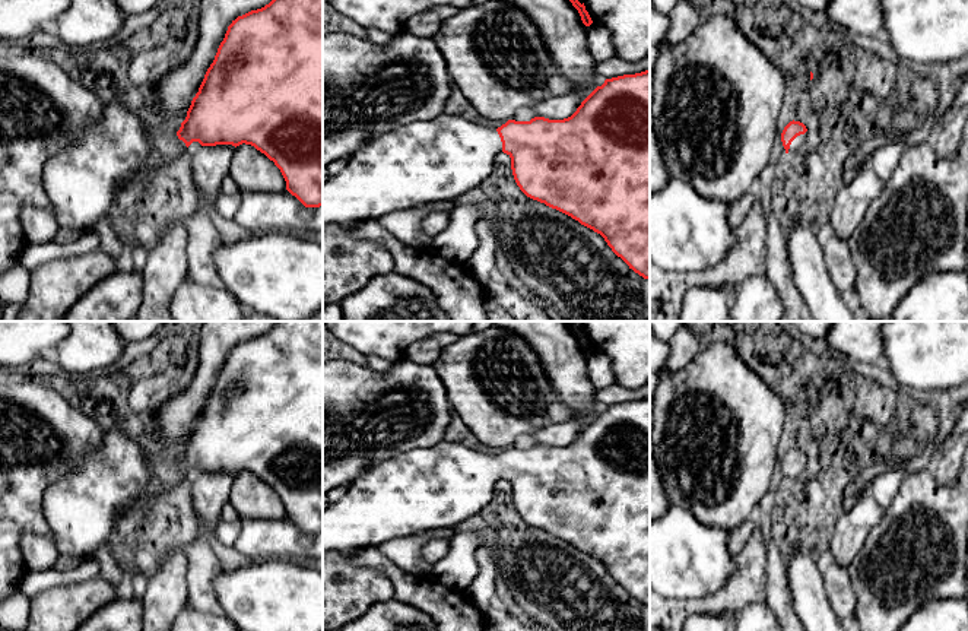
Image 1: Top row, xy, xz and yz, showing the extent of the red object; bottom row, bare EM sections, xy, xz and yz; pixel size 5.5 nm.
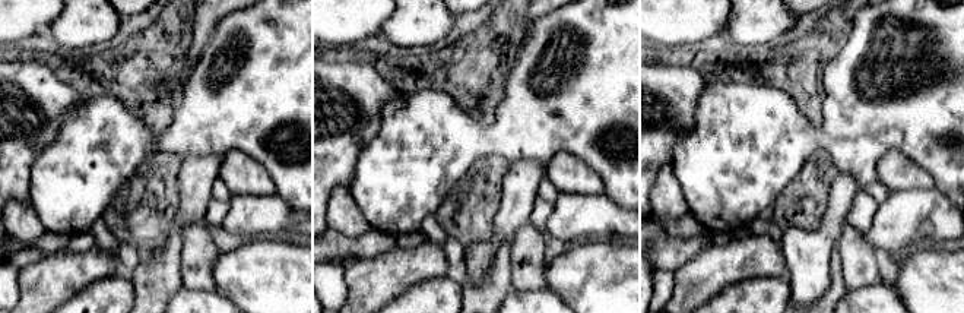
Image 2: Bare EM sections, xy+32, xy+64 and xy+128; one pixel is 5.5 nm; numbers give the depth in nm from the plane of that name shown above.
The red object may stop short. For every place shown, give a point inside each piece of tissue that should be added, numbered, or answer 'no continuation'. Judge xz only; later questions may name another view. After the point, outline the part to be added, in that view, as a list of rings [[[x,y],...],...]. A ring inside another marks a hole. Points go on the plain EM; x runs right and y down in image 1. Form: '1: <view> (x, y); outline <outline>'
1: xz (437, 487); outline [[[460,443],[403,450],[361,473],[347,485],[345,497],[323,511],[323,552],[346,552],[434,529],[454,529],[482,513],[501,479],[496,456]]]

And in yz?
1: yz (799, 471); outline [[[807,459],[804,462],[800,462],[797,463],[791,472],[790,472],[790,476],[788,476],[788,483],[794,483],[794,482],[799,482],[800,479],[803,479],[803,476],[806,475],[806,470],[807,470]]]

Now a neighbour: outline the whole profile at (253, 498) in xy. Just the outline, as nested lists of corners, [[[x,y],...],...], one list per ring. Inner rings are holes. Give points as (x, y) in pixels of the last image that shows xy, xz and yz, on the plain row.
[[[245,470],[235,475],[228,504],[235,508],[239,520],[286,517],[286,508],[274,489]]]

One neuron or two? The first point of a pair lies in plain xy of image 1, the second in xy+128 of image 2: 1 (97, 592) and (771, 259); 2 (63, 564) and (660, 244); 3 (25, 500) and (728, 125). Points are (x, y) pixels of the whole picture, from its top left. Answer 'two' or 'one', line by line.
1: one
2: one
3: two

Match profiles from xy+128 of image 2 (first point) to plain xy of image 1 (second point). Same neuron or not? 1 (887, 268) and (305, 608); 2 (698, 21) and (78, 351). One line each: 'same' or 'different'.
1: different
2: different

